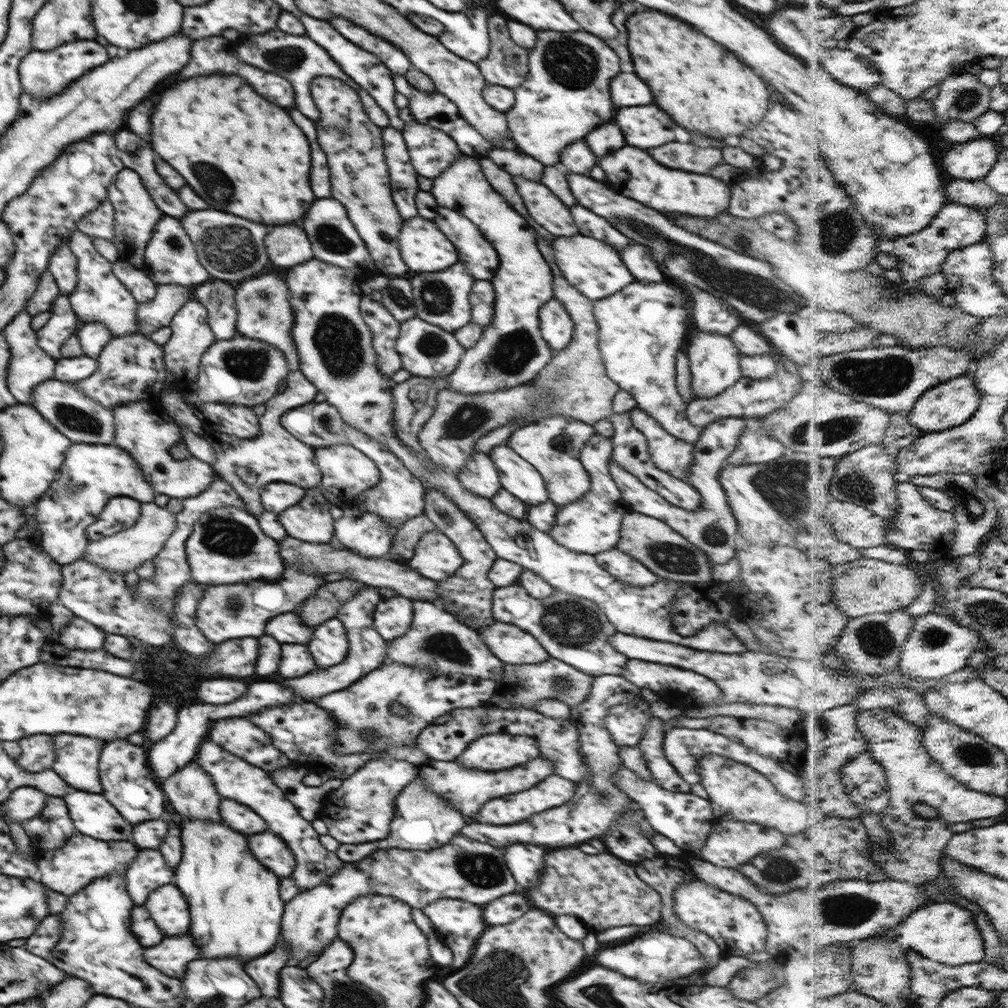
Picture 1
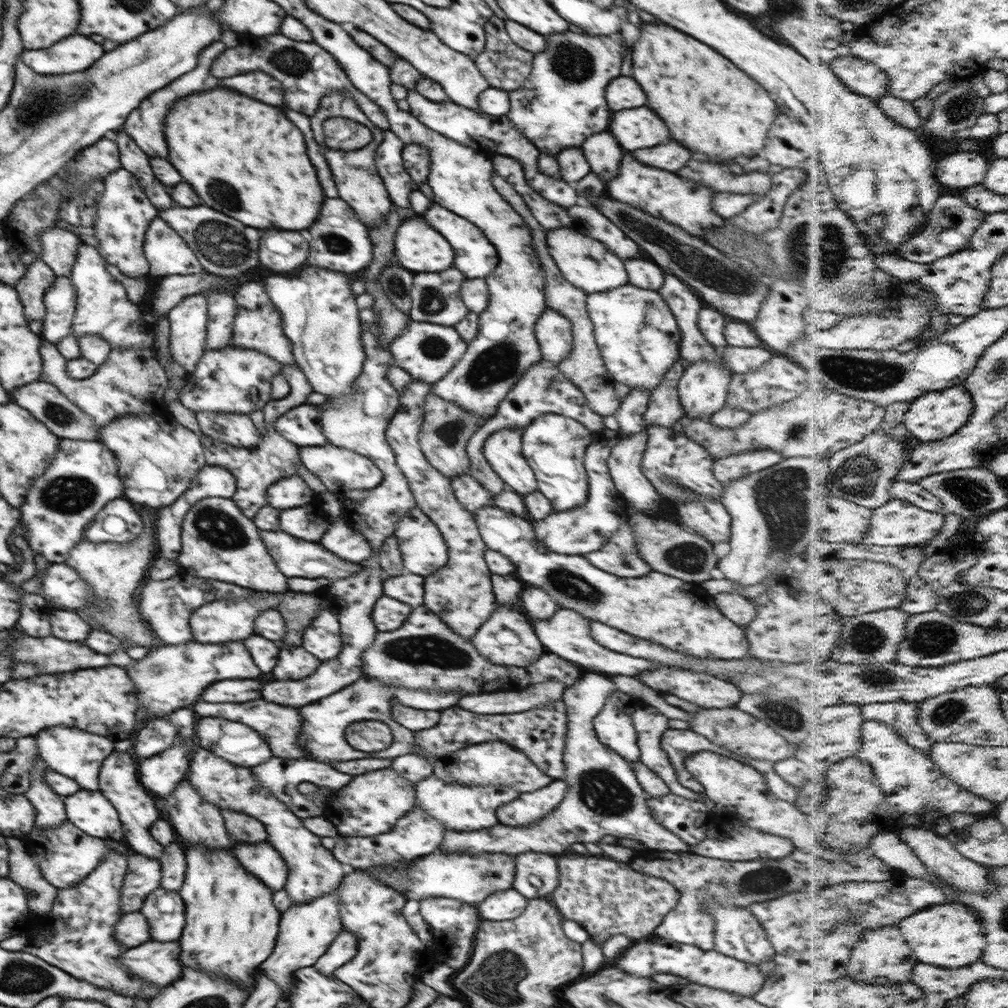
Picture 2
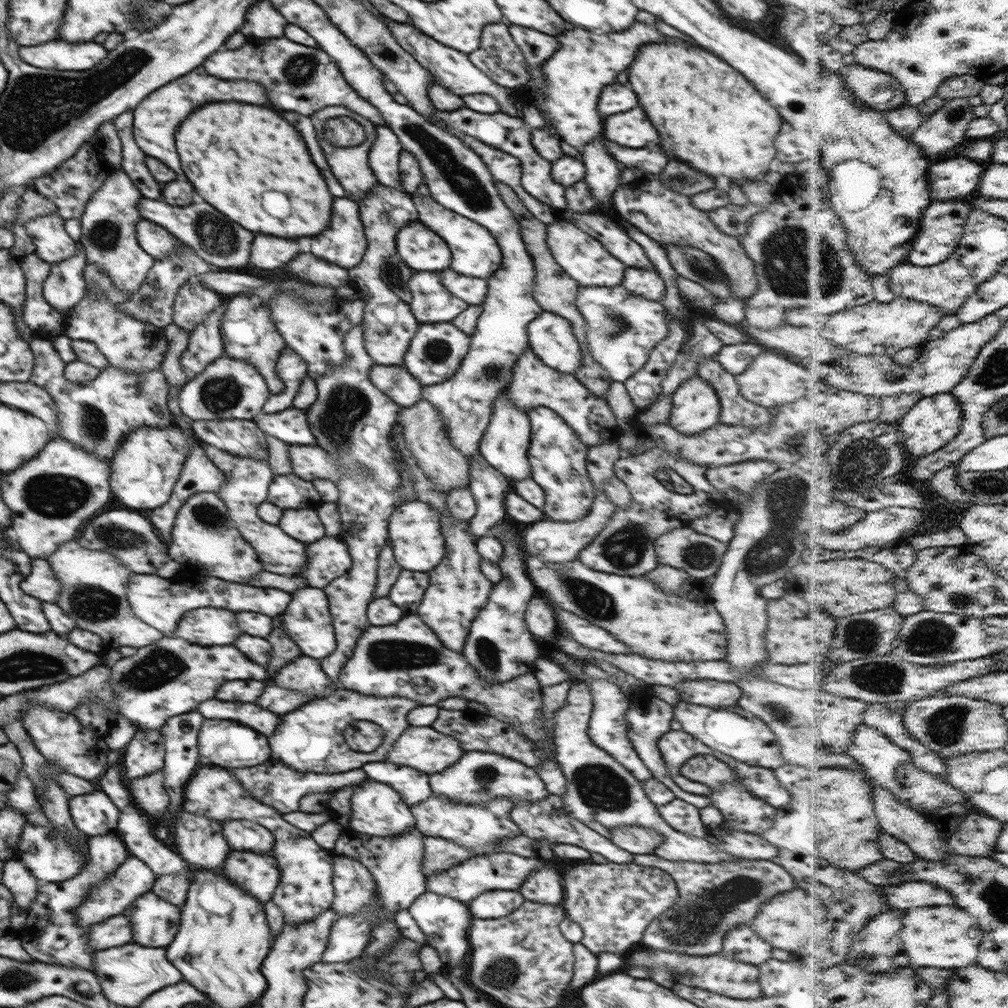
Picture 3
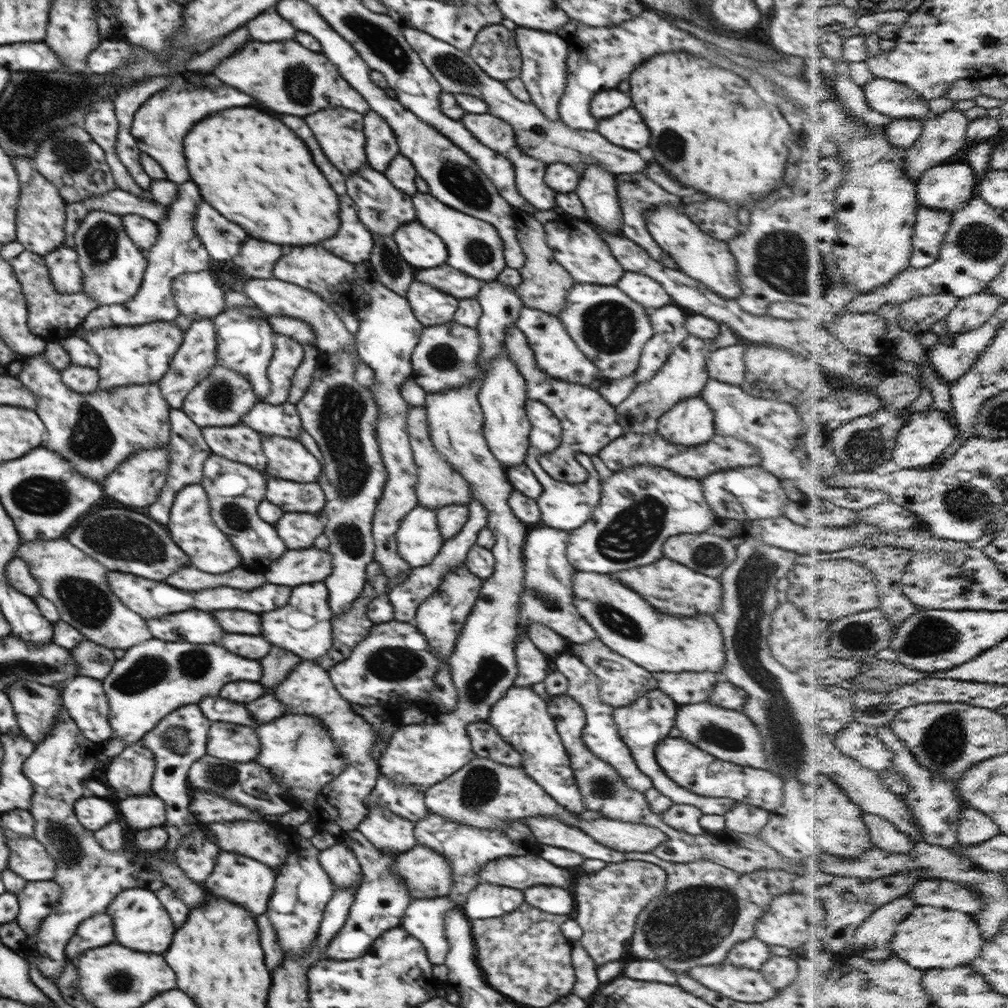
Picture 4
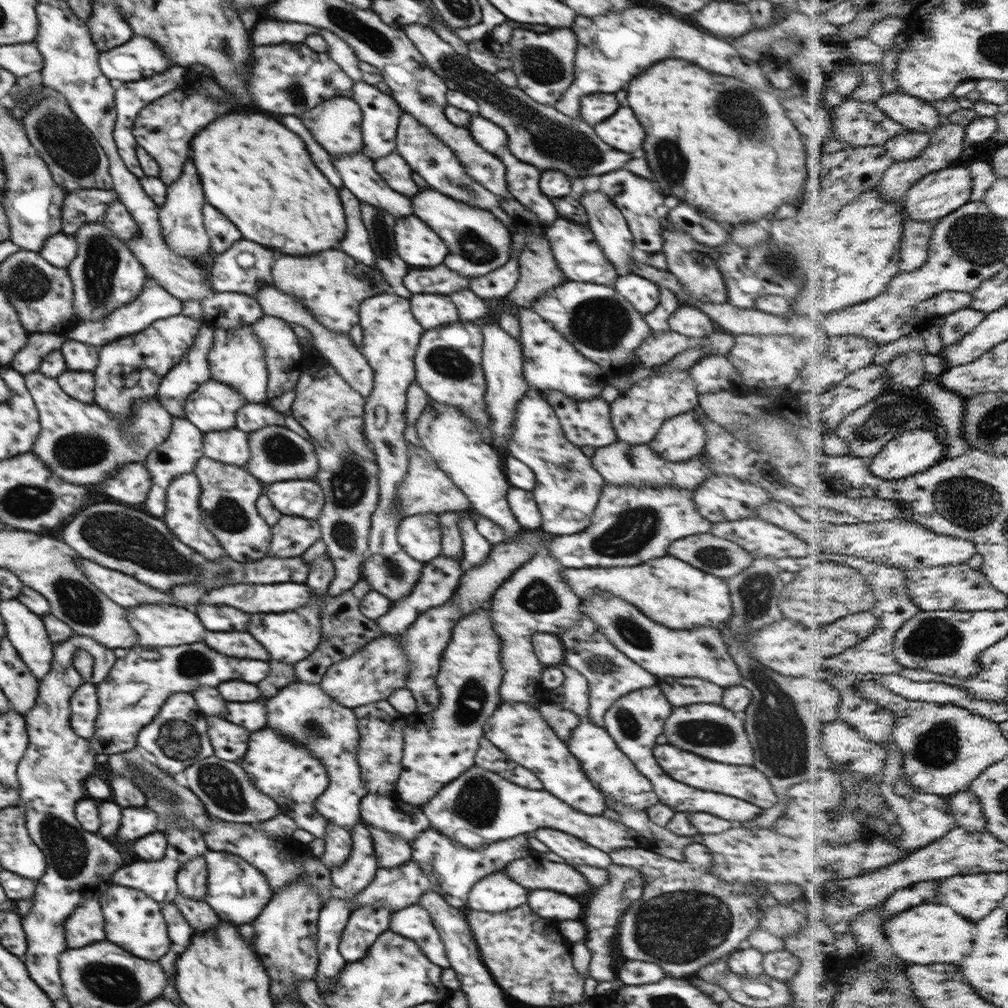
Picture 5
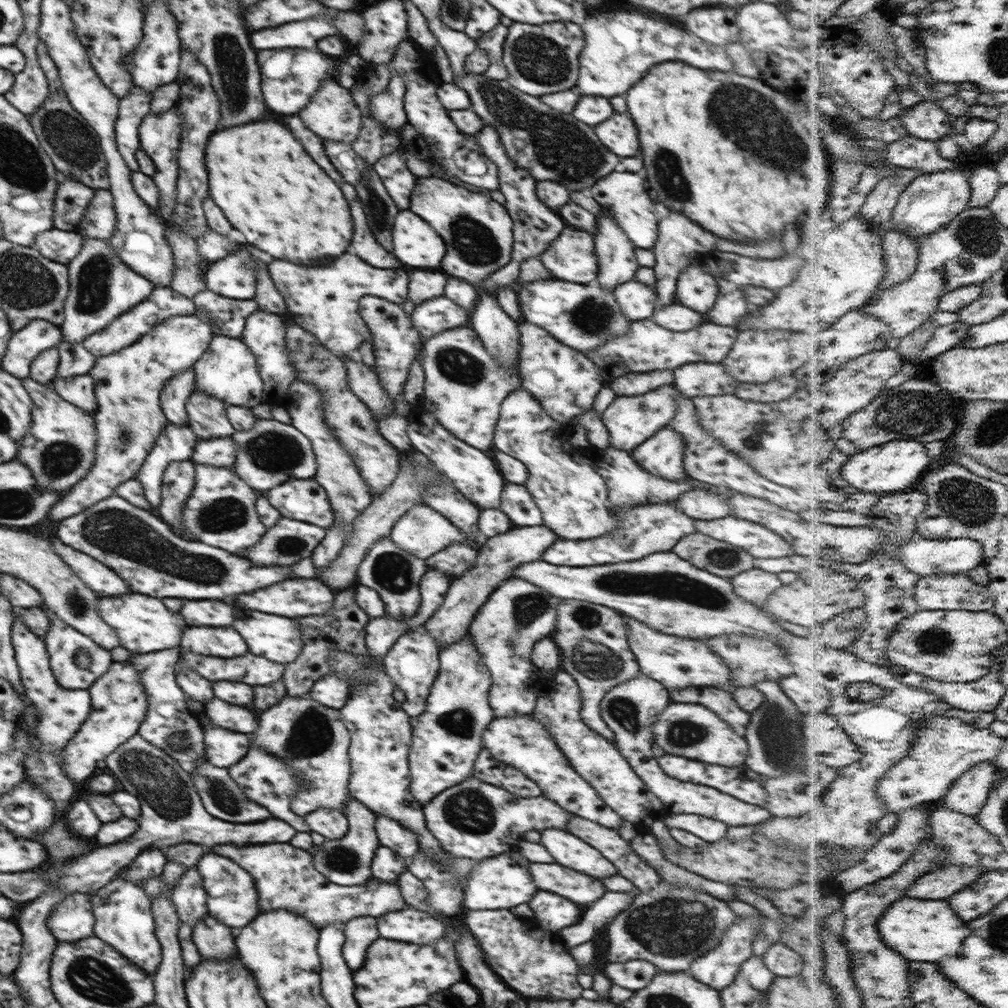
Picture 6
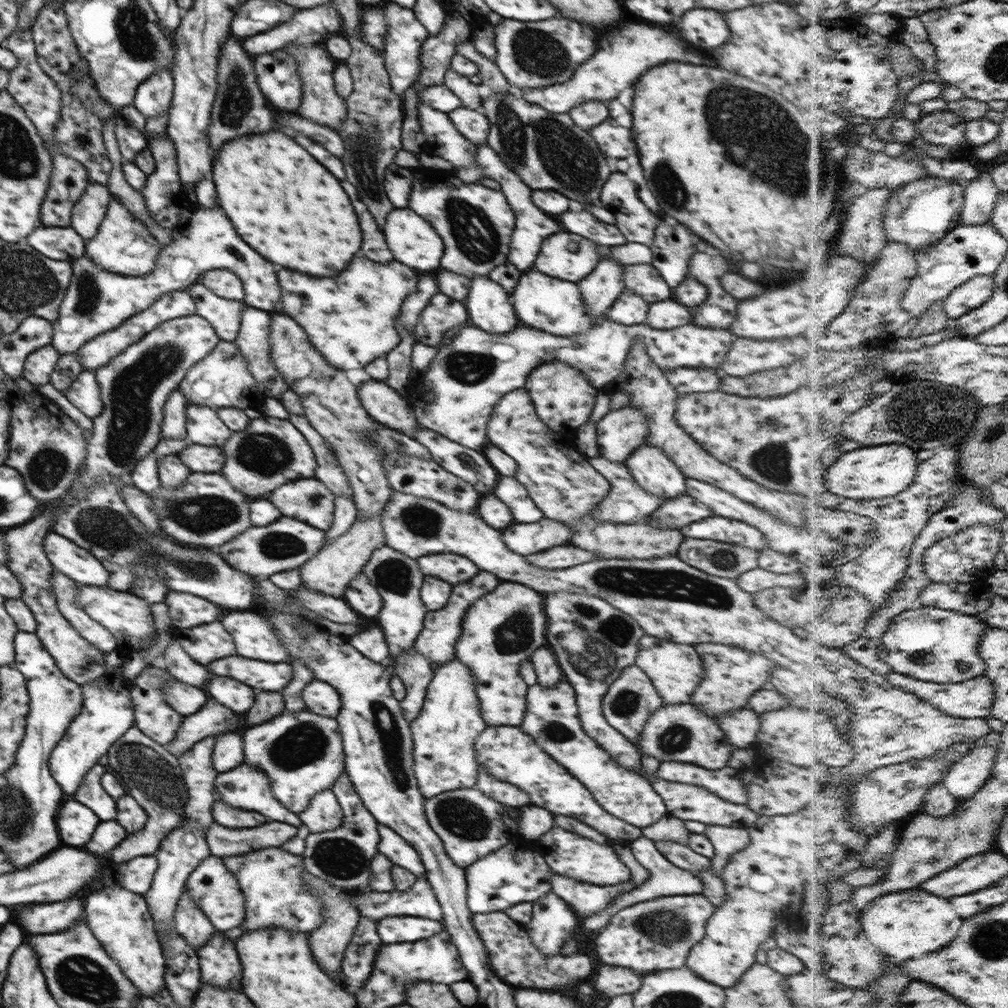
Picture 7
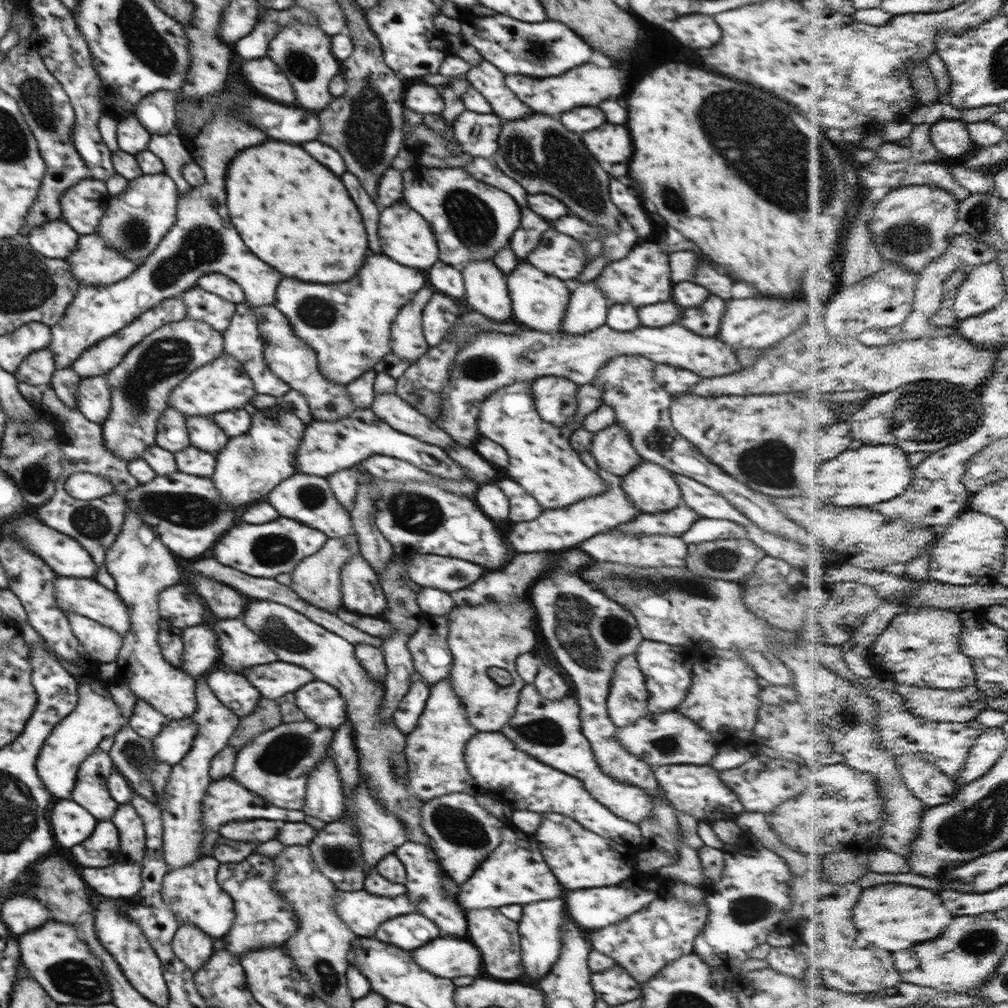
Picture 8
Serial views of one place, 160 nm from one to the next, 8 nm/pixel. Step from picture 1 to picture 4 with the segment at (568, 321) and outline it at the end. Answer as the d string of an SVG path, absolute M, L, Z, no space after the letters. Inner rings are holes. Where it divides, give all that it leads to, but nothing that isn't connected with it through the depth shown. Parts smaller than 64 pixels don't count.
M526 307L520 311L515 325L525 334L533 350L537 367L545 374L574 384L593 385L594 388L597 388L597 384L603 381L598 375L599 370L596 365L576 346L575 340L572 340L556 315Z

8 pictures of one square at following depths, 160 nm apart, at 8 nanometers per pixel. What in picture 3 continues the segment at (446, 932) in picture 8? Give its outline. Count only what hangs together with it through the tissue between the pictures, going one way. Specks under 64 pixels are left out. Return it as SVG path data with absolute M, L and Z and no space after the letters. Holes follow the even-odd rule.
M386 760L367 762L361 768L368 780L391 786L408 805L420 804L431 795L429 776L415 768L398 766Z

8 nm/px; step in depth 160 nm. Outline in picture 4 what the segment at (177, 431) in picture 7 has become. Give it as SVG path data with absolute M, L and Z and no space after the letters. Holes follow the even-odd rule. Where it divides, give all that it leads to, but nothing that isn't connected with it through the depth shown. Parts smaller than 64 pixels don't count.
M213 319L195 320L184 332L185 340L177 348L168 370L159 380L159 389L172 409L181 409L186 395L217 365L217 340Z

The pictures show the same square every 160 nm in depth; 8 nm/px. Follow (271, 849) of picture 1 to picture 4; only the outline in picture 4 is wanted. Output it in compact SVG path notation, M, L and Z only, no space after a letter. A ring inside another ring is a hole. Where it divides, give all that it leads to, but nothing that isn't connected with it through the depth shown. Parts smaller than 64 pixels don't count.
M219 852L211 875L203 882L207 894L213 894L220 898L226 898L243 906L254 917L265 914L268 908L268 901L273 895L276 871L266 868L266 864L260 864L256 860L250 860L248 856L238 856L232 852Z

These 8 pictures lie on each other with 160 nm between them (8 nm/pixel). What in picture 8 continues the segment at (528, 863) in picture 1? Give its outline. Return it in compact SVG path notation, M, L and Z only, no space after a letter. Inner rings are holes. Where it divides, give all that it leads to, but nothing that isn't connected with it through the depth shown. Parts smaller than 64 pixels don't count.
M560 898L540 900L540 902L536 901L523 905L523 915L520 922L517 923L519 924L520 946L522 946L523 974L526 974L526 976L522 978L522 982L528 984L528 986L534 986L534 988L539 989L540 981L544 979L544 976L548 975L552 965L558 960L561 949L560 926L562 926L562 912L564 912L564 908L566 908L566 904L564 904L564 900L560 900Z

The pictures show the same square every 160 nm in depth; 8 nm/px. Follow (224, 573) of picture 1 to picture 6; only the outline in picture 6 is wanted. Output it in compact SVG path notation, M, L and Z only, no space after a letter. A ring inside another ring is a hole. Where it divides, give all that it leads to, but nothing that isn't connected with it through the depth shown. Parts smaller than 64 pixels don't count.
M173 462L166 468L162 479L161 504L155 514L162 518L175 532L188 541L196 541L190 533L182 529L184 504L190 498L195 485L195 463Z

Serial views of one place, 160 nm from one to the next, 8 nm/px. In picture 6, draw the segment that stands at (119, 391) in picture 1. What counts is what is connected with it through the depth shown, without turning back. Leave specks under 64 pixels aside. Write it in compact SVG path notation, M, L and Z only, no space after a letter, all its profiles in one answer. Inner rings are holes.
M29 376L21 379L23 387L31 396L33 405L31 408L31 427L27 435L22 437L19 452L16 453L15 460L19 460L24 466L27 466L36 479L37 486L42 489L56 490L65 493L84 478L91 469L96 458L96 429L94 414L89 414L85 410L70 404L67 400L50 388L47 384L40 384L32 380Z

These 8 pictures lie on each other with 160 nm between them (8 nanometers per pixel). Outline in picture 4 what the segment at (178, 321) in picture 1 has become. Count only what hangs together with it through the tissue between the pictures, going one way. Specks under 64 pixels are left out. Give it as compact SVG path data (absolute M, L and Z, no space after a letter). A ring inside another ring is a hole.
M209 270L176 275L170 291L179 314L195 320L212 319L226 309L221 282Z

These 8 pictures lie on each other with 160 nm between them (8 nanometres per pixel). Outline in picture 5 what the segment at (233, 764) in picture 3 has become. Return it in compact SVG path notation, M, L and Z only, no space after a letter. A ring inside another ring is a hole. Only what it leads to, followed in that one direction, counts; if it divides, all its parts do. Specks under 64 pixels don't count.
M205 715L205 719L213 755L228 762L240 762L246 754L250 732L219 716Z

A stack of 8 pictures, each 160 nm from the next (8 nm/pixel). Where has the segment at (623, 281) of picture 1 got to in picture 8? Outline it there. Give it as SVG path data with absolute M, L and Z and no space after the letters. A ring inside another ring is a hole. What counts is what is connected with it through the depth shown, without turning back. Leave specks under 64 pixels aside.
M556 230L544 232L540 244L528 254L527 261L538 270L569 284L588 264L582 245Z

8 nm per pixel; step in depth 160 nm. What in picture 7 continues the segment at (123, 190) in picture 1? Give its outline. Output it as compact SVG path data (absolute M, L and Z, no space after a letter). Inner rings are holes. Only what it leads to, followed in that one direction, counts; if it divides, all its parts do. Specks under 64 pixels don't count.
M196 204L194 207L183 210L176 225L170 229L172 242L170 244L161 245L155 267L142 277L129 277L108 272L101 266L94 264L87 256L72 261L72 278L67 288L67 295L62 300L59 308L59 317L52 323L53 335L51 345L62 355L76 353L98 334L104 334L108 330L120 326L122 322L128 320L131 316L146 310L150 305L156 303L158 298L168 292L176 290L188 289L191 285L198 282L201 275L205 272L225 269L233 272L240 278L245 292L244 302L246 305L265 310L268 313L283 312L280 307L282 300L281 288L276 278L276 270L274 264L264 260L258 252L254 252L232 228L230 220L226 218L226 214L220 210L220 206L215 204L213 207L203 207Z

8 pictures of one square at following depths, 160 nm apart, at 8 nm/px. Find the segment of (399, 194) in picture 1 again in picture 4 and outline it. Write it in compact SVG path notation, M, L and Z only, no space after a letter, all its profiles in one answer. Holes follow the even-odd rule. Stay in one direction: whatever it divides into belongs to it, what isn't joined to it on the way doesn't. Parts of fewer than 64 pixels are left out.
M372 109L363 115L363 131L367 165L383 173L390 166L390 162L400 154L394 131L384 118Z

